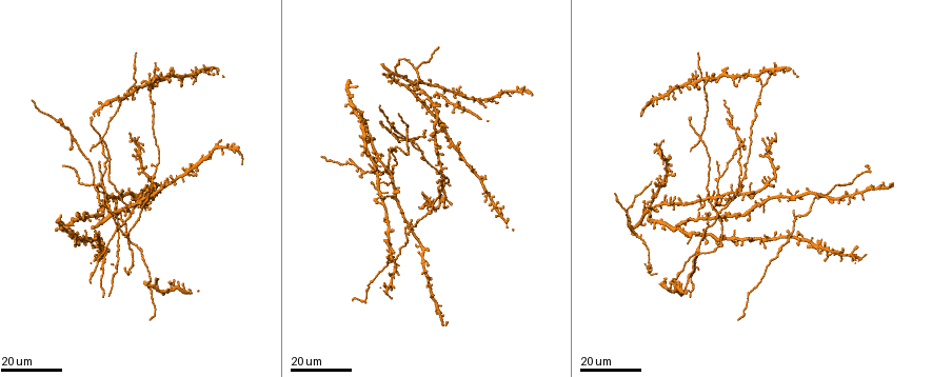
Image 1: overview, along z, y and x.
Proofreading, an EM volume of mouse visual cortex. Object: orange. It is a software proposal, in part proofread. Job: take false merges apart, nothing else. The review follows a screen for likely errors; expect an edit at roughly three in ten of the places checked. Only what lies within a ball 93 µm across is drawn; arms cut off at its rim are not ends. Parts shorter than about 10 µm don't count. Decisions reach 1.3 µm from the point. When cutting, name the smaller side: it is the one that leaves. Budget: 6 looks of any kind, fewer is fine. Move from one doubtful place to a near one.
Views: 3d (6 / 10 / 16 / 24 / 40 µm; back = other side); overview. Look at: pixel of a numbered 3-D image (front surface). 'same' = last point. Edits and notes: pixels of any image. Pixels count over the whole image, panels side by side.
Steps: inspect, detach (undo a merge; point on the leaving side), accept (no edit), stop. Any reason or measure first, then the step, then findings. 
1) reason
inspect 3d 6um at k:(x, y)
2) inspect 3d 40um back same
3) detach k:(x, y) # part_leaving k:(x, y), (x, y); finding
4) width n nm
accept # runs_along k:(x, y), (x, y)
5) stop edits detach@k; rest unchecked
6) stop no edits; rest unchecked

three-way junction
inspect 3d 16um at 1:(105, 251)

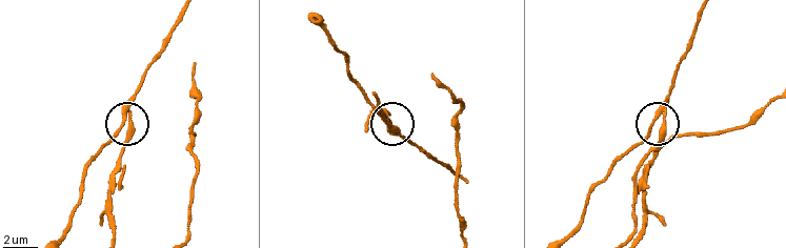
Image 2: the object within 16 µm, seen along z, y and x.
inspect 3d 6um at 2:(654, 118)

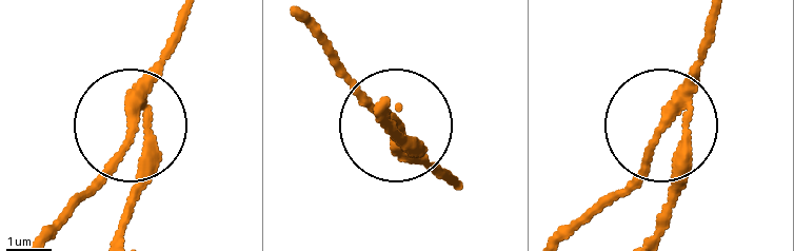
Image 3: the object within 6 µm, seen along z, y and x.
arms 3
detach 3:(139, 181) # part_leaving 3:(147, 115), (147, 179), (121, 235); two neurons meet here

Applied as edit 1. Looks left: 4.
three-way junction
inspect 3d 16um at 1:(797, 218)

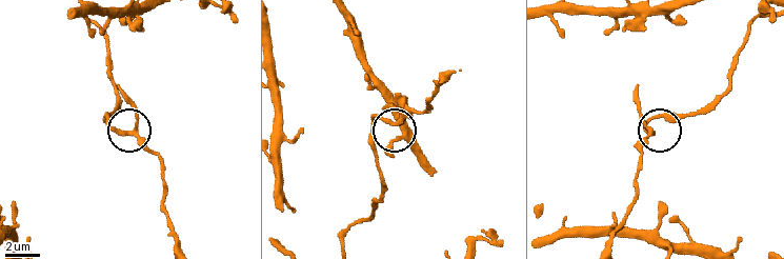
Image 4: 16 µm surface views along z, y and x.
inspect 3d 10um at 4:(651, 131)

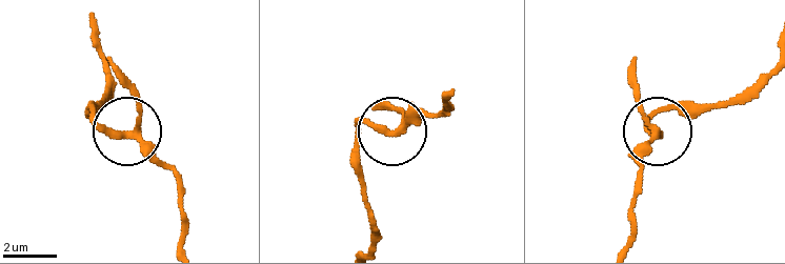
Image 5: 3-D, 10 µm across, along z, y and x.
side_arm 45 um; arms 3
accept # continuous, no second neuron

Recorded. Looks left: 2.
arms run side by side
inspect 3d 16um at 1:(741, 191)

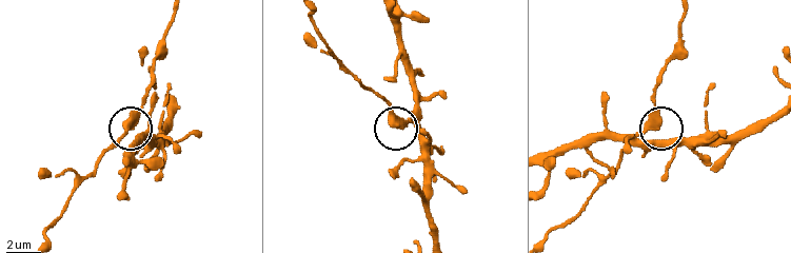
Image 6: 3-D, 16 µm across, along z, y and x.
inspect 3d 10um at 6:(398, 126)

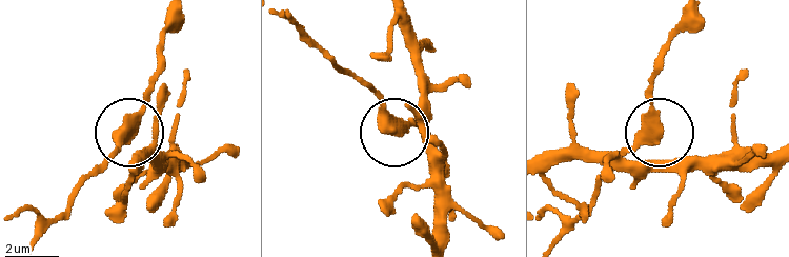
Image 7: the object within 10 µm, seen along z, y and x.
width 370 nm
accept # runs_along 7:(28, 248), (113, 155), (153, 74); continuous, no second neuron

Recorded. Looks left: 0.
stop edits detach@3; rest unchecked

